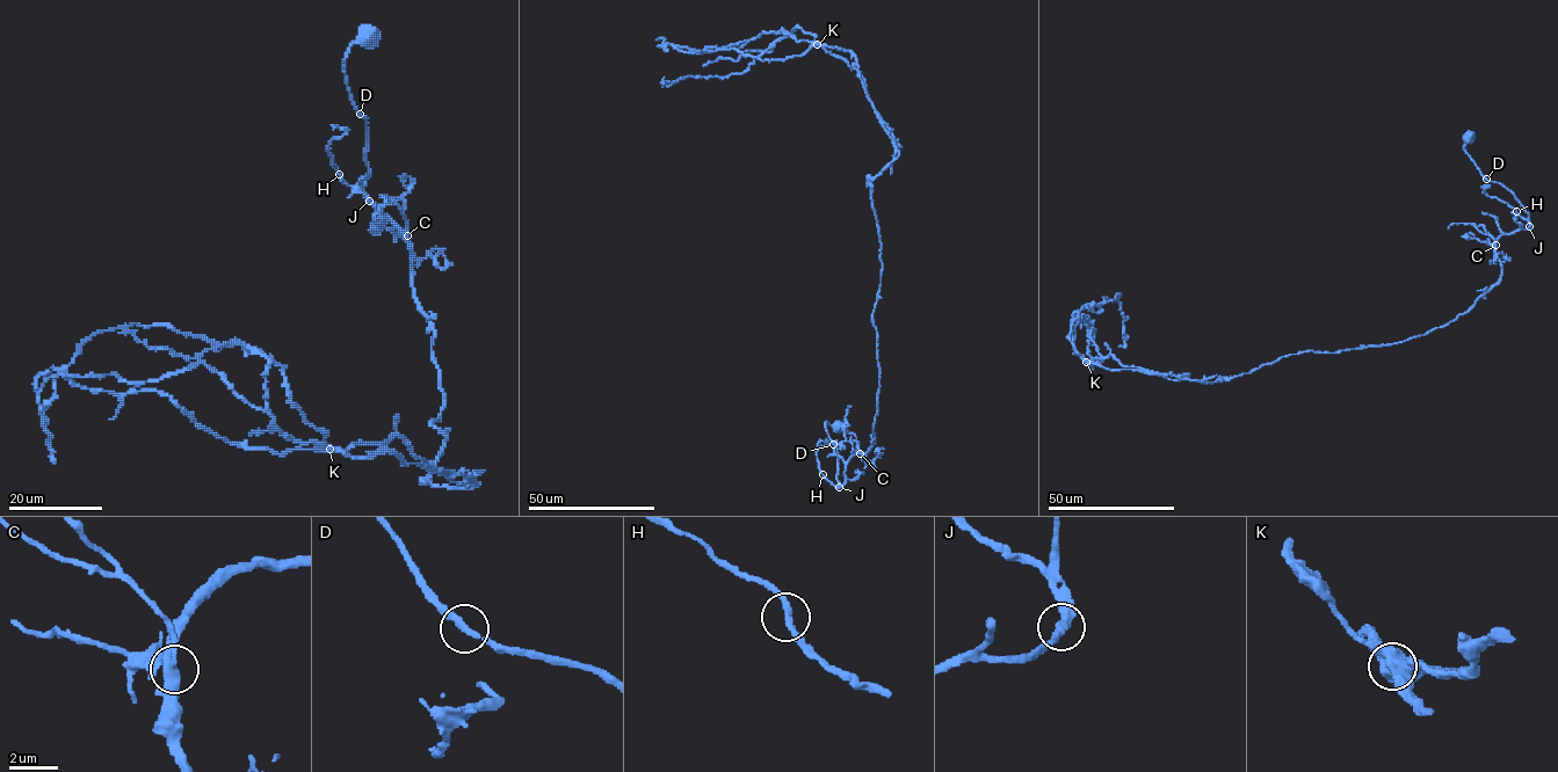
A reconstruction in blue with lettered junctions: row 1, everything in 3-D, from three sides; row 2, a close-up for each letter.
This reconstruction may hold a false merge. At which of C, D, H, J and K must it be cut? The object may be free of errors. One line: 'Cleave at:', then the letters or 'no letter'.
Cleave at: K

